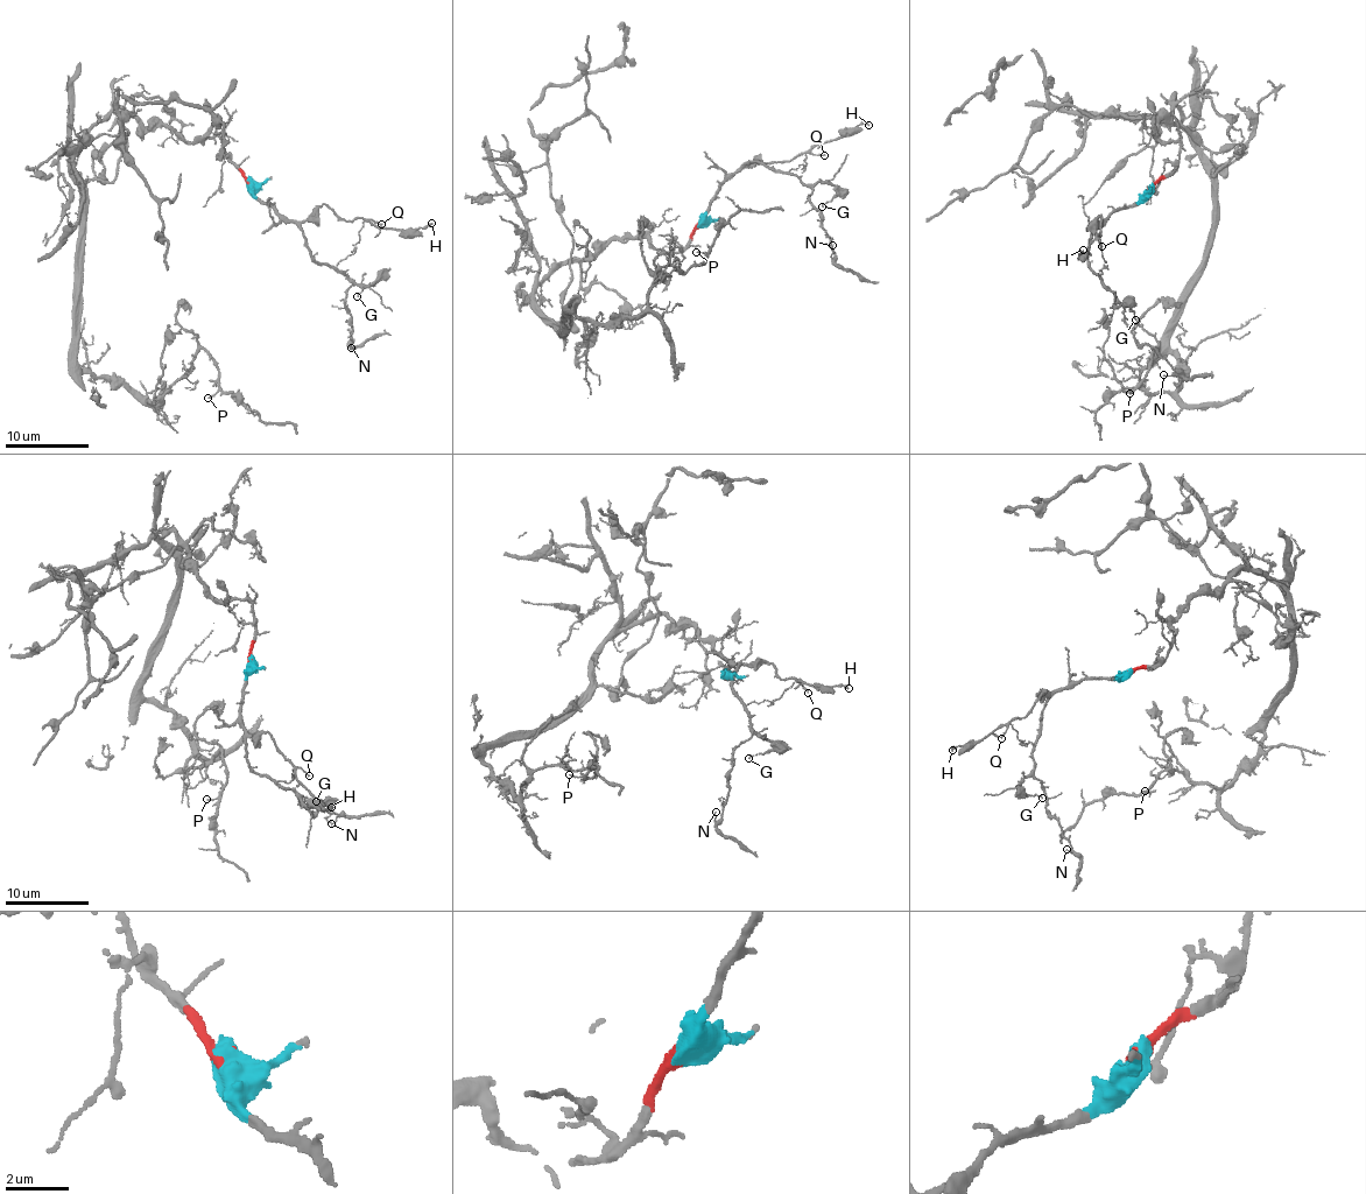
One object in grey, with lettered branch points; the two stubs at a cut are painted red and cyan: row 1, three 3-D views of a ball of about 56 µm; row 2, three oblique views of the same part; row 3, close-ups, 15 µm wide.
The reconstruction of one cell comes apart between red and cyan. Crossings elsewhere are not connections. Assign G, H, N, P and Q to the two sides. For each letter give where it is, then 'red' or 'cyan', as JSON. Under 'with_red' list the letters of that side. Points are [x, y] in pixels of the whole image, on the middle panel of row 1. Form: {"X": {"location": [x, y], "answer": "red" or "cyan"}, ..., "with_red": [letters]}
{"G": {"location": [822, 206], "answer": "cyan"}, "H": {"location": [868, 125], "answer": "cyan"}, "N": {"location": [832, 245], "answer": "cyan"}, "P": {"location": [696, 252], "answer": "red"}, "Q": {"location": [824, 155], "answer": "cyan"}, "with_red": ["P"]}

